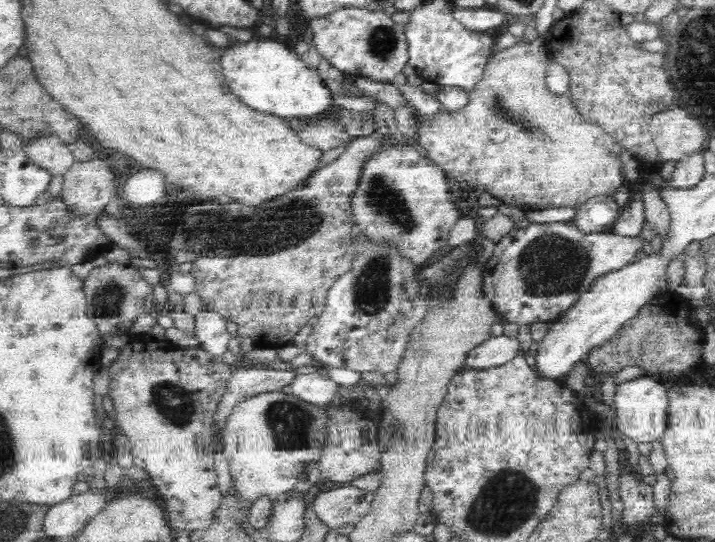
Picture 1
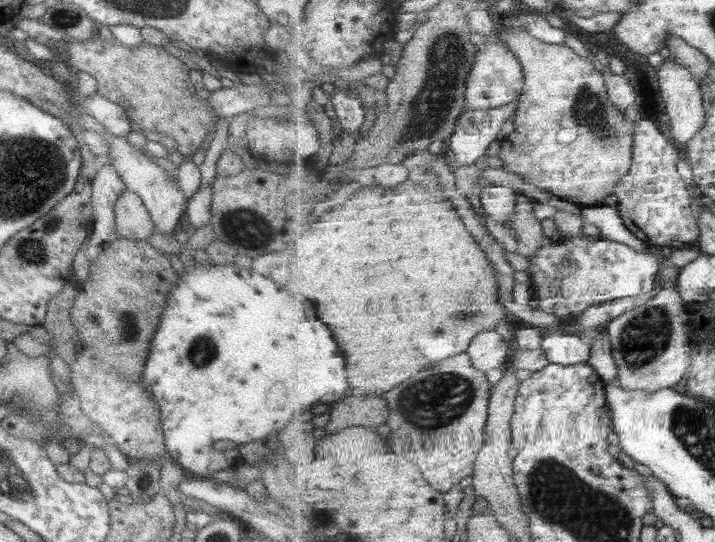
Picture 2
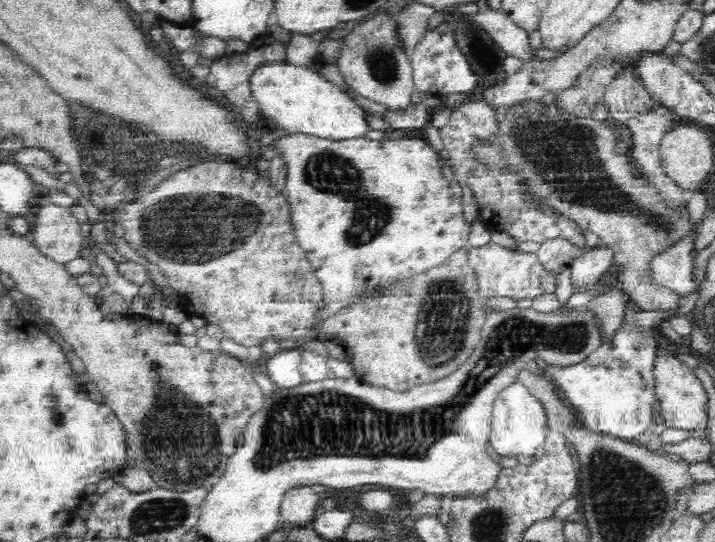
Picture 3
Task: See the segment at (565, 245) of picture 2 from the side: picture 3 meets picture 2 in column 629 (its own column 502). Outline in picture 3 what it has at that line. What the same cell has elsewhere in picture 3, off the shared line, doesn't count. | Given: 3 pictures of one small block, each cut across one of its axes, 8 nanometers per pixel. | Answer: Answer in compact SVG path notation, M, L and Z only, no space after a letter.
M490 241L482 247L471 248L469 256L470 266L478 278L477 286L481 296L490 298L512 298L514 302L522 300L536 300L540 296L556 296L558 290L558 273L546 269L537 252L523 252L510 249Z

